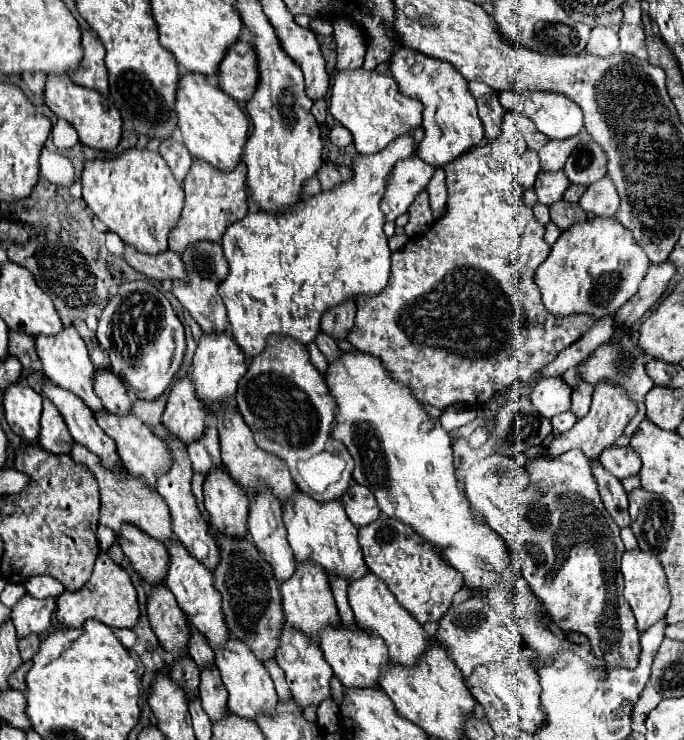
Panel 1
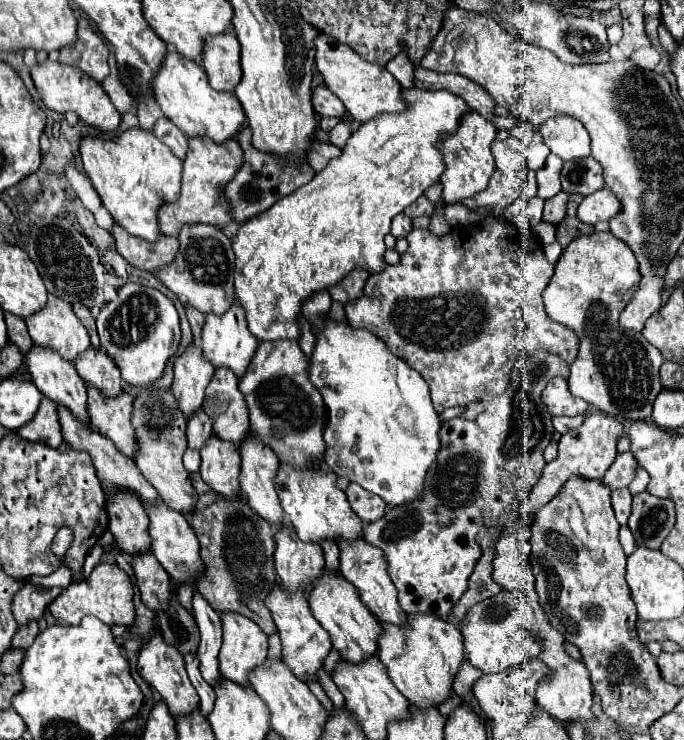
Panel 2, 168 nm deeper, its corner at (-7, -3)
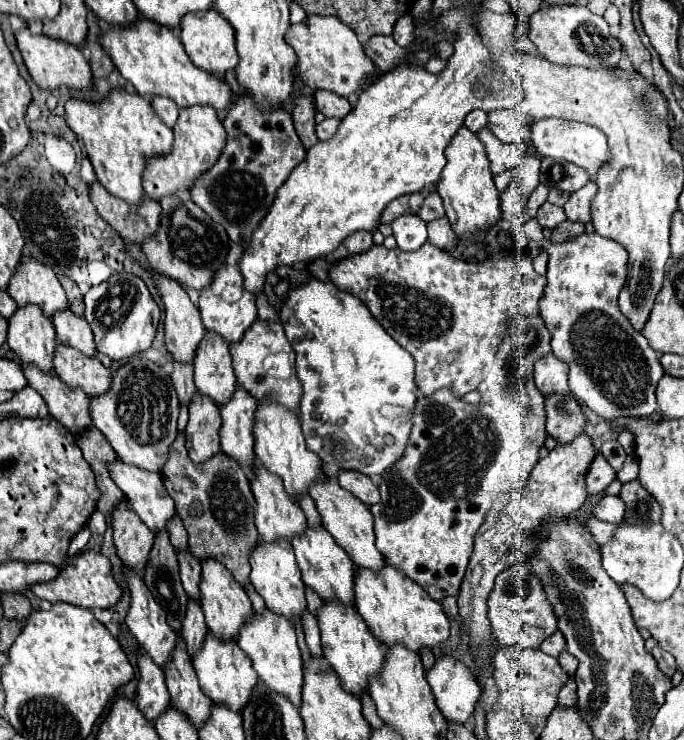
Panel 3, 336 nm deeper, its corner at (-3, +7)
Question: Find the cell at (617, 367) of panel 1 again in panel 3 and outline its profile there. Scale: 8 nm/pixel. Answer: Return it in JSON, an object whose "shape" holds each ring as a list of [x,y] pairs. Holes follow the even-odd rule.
{"shape":[[[581,234],[563,244],[543,242],[549,262],[547,262],[547,286],[539,300],[539,314],[551,332],[551,350],[557,358],[565,360],[569,366],[569,388],[571,394],[591,408],[601,418],[641,418],[657,410],[655,386],[665,374],[659,364],[659,354],[647,344],[643,334],[637,334],[633,326],[625,320],[617,306],[617,296],[627,278],[627,252],[621,244],[605,240],[603,236]]]}

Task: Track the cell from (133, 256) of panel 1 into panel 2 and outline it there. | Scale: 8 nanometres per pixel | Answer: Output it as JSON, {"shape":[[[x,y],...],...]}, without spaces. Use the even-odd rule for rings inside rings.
{"shape":[[[117,224],[111,230],[115,242],[117,242],[117,252],[135,268],[145,270],[145,272],[155,272],[175,260],[175,254],[179,250],[179,240],[163,236],[157,242],[145,242],[137,236],[127,234],[123,228]]]}

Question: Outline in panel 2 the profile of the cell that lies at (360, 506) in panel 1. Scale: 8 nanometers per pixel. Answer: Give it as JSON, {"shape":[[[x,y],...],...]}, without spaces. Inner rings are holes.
{"shape":[[[349,484],[345,494],[347,494],[347,500],[349,500],[353,512],[363,522],[375,522],[375,520],[383,518],[383,514],[385,514],[385,502],[383,502],[383,498],[363,490],[359,484]]]}

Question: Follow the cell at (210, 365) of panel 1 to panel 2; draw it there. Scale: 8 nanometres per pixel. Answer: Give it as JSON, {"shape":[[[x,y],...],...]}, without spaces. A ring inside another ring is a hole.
{"shape":[[[233,304],[231,310],[227,310],[223,316],[215,316],[209,314],[203,326],[203,356],[207,362],[213,364],[213,368],[229,368],[235,376],[243,376],[247,372],[247,364],[251,362],[251,358],[255,356],[255,348],[259,346],[257,338],[249,332],[247,328],[247,320],[245,320],[245,312],[241,306]]]}

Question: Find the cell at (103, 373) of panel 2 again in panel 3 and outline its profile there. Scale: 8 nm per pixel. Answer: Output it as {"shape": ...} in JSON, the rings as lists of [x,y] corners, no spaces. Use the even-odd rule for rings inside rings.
{"shape":[[[67,308],[67,312],[55,312],[51,322],[53,322],[53,328],[57,332],[57,342],[69,344],[69,346],[81,350],[85,356],[97,354],[93,332],[83,316],[75,316]]]}

